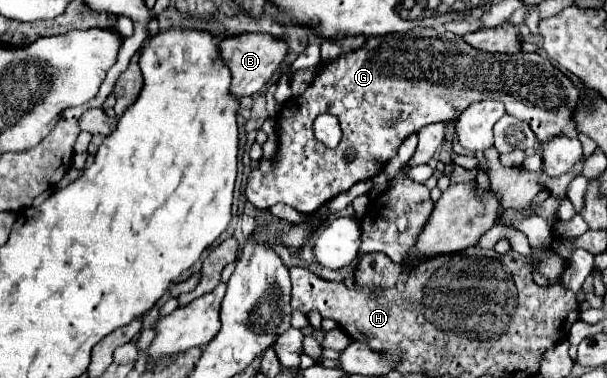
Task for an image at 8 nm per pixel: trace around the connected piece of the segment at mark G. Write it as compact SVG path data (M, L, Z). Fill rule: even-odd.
M412 28L396 36L376 36L368 38L360 50L340 54L330 62L322 62L316 80L302 96L292 96L284 102L276 116L278 134L278 156L270 172L252 168L248 184L244 188L246 200L254 208L270 208L276 202L284 202L302 214L314 214L340 192L346 192L352 184L372 179L384 164L396 156L398 146L420 128L434 122L456 120L470 104L480 100L500 100L506 114L516 116L530 124L538 142L548 142L550 138L562 134L564 126L572 122L572 112L576 108L578 90L574 84L556 68L544 54L536 52L516 52L516 54L490 54L480 52L464 42L462 36L436 28ZM320 114L332 114L338 118L342 128L342 140L336 148L324 146L316 140L312 132L312 122ZM356 148L356 160L346 162L344 152Z

